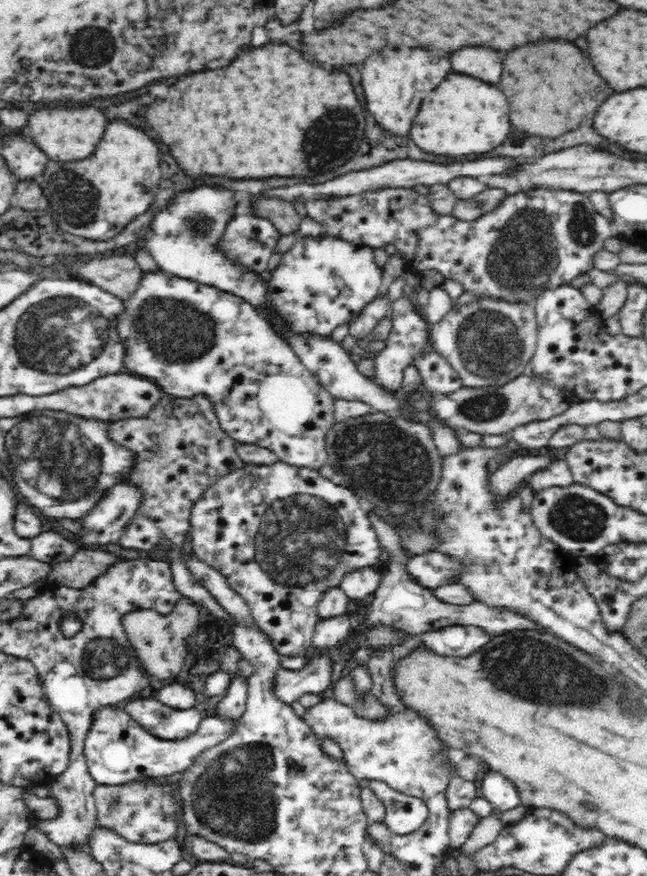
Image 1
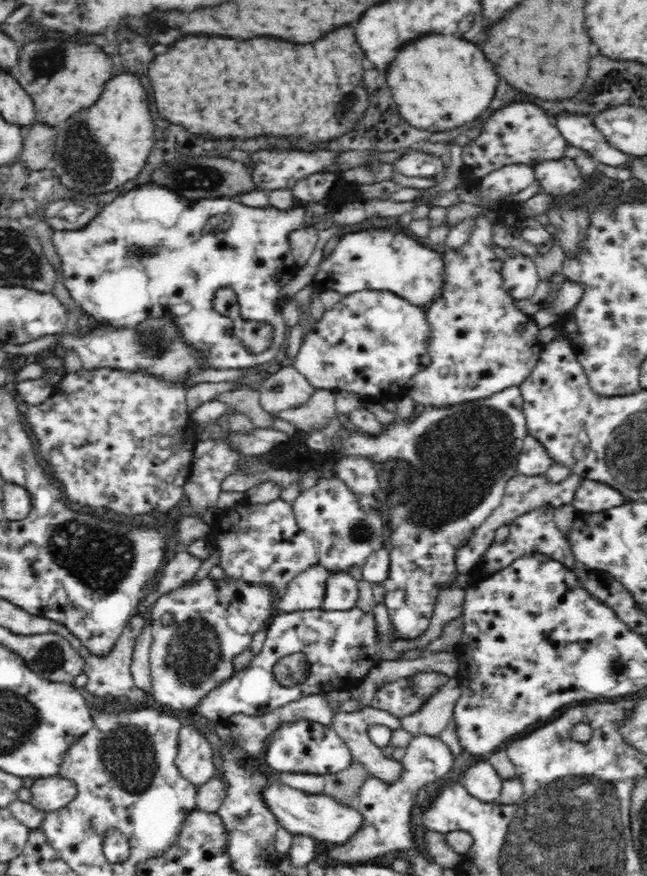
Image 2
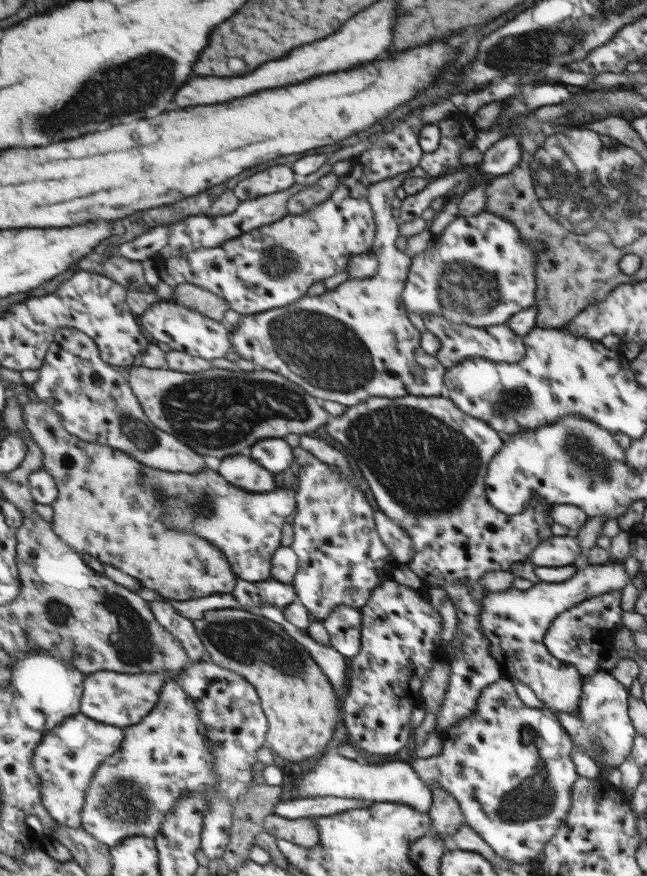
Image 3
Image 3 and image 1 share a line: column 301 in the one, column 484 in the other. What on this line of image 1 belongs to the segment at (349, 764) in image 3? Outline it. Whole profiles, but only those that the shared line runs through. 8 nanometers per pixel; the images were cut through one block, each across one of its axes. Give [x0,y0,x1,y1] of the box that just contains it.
[480,770,522,812]

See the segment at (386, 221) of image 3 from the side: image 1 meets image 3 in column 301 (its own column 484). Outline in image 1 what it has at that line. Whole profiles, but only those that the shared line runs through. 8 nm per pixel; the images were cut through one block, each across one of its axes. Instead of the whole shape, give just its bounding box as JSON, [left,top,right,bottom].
[431,298,537,386]

